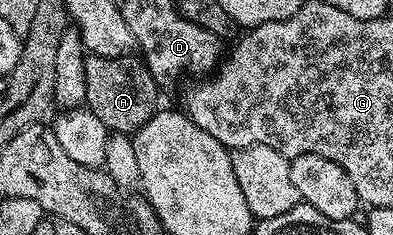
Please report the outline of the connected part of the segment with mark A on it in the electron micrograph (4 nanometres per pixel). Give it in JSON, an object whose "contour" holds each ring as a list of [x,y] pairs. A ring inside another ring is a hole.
{"contour":[[[132,55],[114,57],[85,56],[84,74],[86,75],[86,107],[107,129],[115,133],[135,134],[137,129],[147,123],[158,111],[156,105],[157,78],[143,60]]]}

